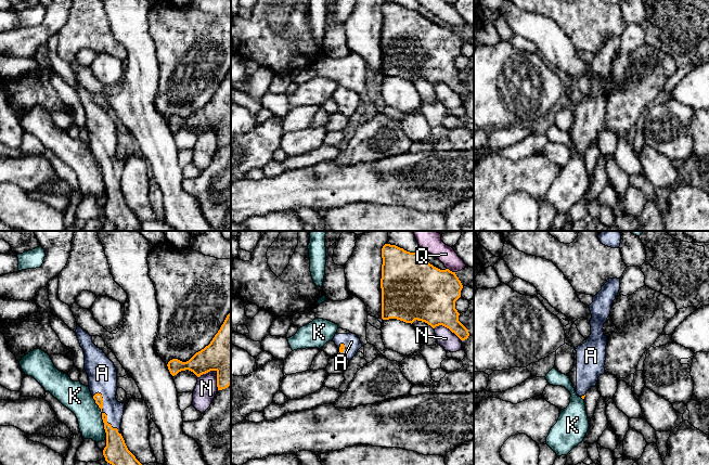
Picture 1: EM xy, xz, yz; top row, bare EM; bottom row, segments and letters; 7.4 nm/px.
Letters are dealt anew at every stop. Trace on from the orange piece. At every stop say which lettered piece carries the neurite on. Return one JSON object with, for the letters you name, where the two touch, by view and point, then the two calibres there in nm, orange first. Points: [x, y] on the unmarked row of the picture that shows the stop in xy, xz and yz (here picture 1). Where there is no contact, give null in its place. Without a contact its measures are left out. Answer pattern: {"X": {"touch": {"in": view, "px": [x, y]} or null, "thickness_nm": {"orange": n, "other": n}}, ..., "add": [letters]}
{"A": {"touch": {"in": "xy", "px": [104, 170]}, "thickness_nm": {"orange": 140, "other": 200}}, "add": ["A"]}

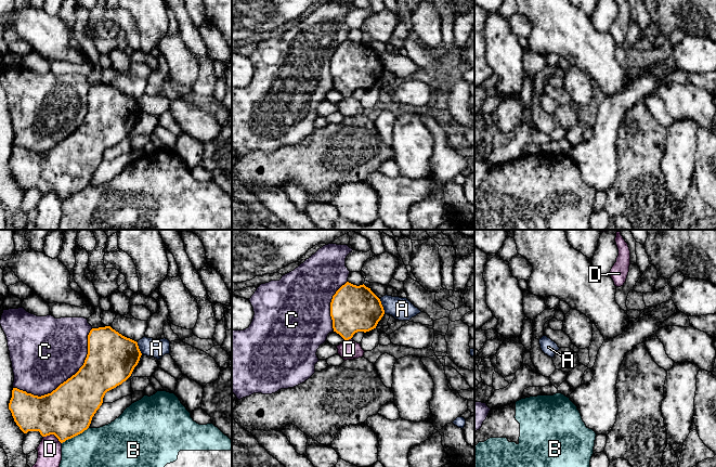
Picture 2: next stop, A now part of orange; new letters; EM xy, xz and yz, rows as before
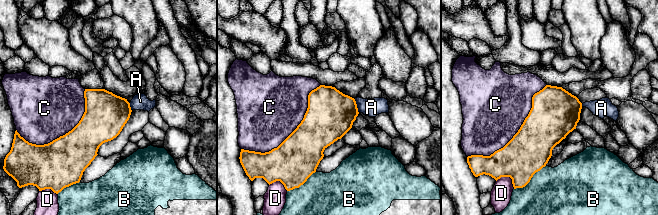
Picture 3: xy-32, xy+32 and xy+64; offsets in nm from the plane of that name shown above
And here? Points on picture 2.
{"add": []}

